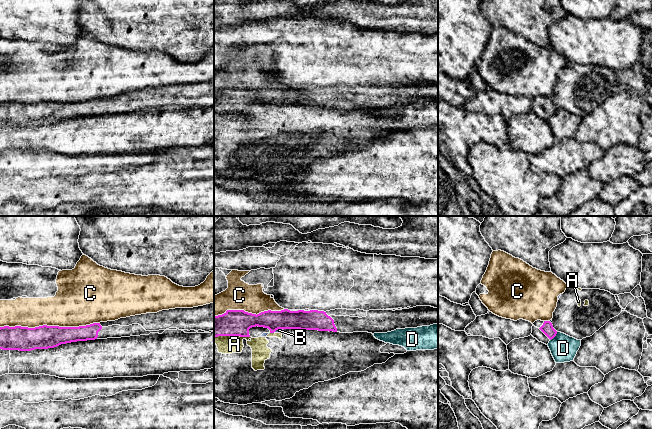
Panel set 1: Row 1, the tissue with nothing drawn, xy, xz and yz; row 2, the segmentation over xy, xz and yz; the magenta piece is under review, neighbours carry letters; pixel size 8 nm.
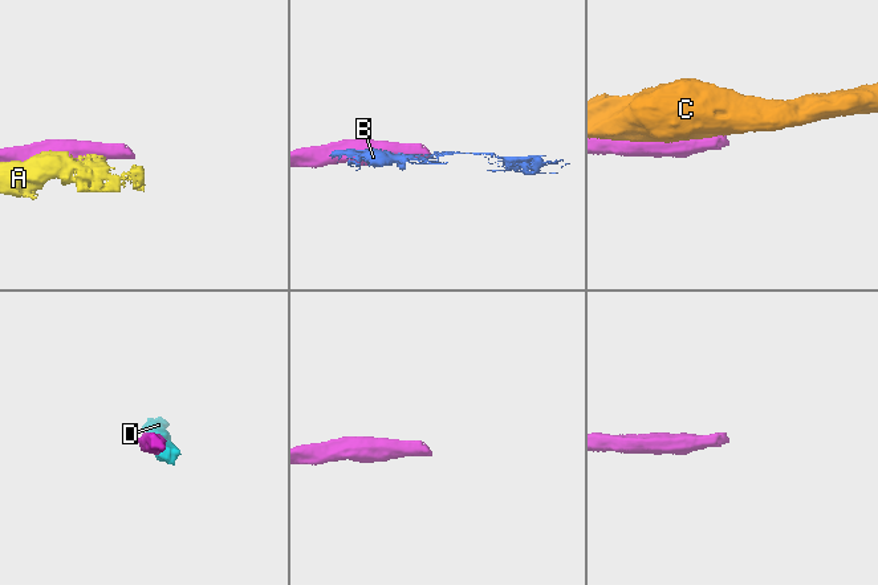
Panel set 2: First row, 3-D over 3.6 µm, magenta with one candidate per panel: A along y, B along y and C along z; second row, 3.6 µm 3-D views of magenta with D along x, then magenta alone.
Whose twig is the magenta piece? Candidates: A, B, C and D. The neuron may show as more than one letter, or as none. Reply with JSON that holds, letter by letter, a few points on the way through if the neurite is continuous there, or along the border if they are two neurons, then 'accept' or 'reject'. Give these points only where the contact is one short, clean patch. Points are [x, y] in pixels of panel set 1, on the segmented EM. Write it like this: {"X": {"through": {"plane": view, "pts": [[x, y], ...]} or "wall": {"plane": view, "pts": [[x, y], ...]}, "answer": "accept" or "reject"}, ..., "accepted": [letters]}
{"A": {"answer": "reject"}, "B": {"answer": "reject"}, "C": {"answer": "reject"}, "D": {"answer": "reject"}, "accepted": []}

